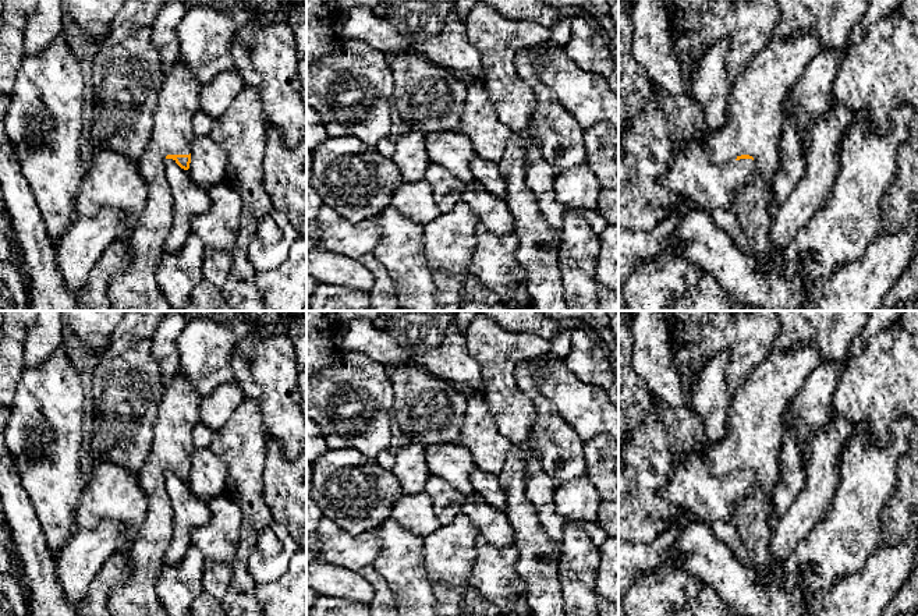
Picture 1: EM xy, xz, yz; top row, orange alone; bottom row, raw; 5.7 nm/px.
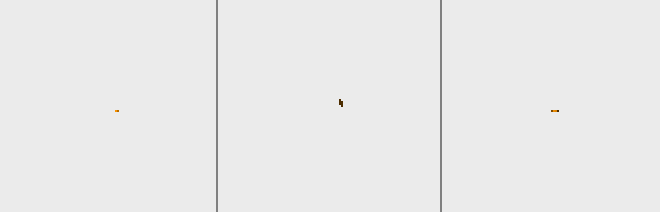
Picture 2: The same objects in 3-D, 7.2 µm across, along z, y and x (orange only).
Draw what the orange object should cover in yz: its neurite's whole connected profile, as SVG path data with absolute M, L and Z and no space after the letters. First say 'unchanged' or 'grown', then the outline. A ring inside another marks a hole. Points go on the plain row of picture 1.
grown; M805 343L790 351L772 351L751 371L742 385L733 394L729 418L729 432L723 439L709 446L703 454L710 472L726 478L733 472L752 471L756 484L752 492L734 506L734 527L752 562L765 564L770 560L770 524L768 507L773 499L775 484L779 477L779 452L784 440L786 415L807 378L822 358L812 343Z

